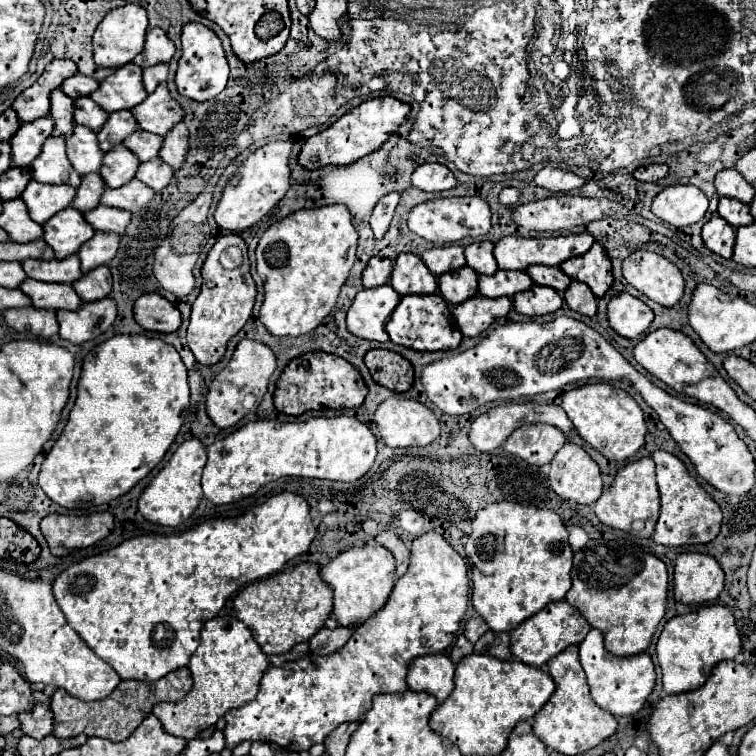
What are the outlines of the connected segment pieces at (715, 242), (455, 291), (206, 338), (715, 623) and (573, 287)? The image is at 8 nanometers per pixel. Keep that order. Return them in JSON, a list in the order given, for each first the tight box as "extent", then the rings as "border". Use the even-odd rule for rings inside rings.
[{"extent":[703,217,735,259],"border":[[[713,217],[703,227],[703,243],[713,253],[721,255],[723,259],[729,259],[735,245],[735,229],[727,225],[721,217]]]},{"extent":[439,267,479,305],"border":[[[463,267],[459,271],[451,271],[439,277],[439,293],[447,303],[459,305],[477,293],[477,279],[479,275],[471,267]]]},{"extent":[187,233,255,365],"border":[[[233,233],[219,237],[203,263],[201,275],[203,275],[203,287],[191,309],[191,321],[187,327],[187,343],[201,365],[215,365],[225,355],[225,347],[229,339],[237,335],[239,329],[247,323],[255,305],[255,281],[249,273],[247,243],[239,235],[233,235]],[[231,245],[237,245],[243,251],[243,263],[237,269],[225,269],[219,263],[219,253]]]},{"extent":[657,605,741,695],"border":[[[707,605],[699,611],[669,619],[657,641],[657,661],[663,673],[663,687],[671,695],[699,689],[711,669],[725,659],[735,659],[741,653],[741,633],[733,613],[723,605]]]},{"extent":[563,281,597,317],"border":[[[573,281],[569,285],[569,289],[563,293],[563,299],[567,301],[567,305],[587,317],[593,317],[597,313],[597,297],[593,295],[593,291],[579,281]]]}]

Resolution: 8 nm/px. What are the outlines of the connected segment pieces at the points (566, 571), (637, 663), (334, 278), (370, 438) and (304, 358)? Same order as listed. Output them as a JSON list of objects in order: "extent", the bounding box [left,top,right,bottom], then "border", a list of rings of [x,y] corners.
[{"extent":[465,501,573,631],"border":[[[501,501],[501,503],[491,503],[487,505],[485,509],[477,511],[475,519],[473,519],[473,533],[469,535],[469,541],[465,545],[465,553],[469,557],[469,563],[473,563],[473,569],[471,569],[471,581],[473,581],[473,607],[475,611],[485,619],[485,623],[491,627],[491,631],[513,631],[519,623],[523,623],[525,619],[529,619],[531,615],[535,615],[537,611],[541,611],[543,607],[547,607],[549,603],[553,601],[559,601],[567,595],[567,591],[571,589],[571,567],[573,567],[573,551],[571,551],[571,545],[567,541],[569,533],[565,529],[565,525],[561,523],[561,517],[555,513],[555,511],[549,511],[549,509],[537,509],[533,505],[519,505],[519,503],[509,503],[509,501]]]},{"extent":[579,629,655,717],"border":[[[591,629],[583,639],[583,643],[579,645],[579,659],[583,671],[587,673],[593,701],[615,717],[637,713],[655,687],[655,669],[651,657],[647,653],[637,653],[631,657],[611,655],[603,645],[603,635],[599,629]]]},{"extent":[257,205,357,335],"border":[[[327,205],[319,209],[303,209],[287,215],[281,221],[275,221],[261,237],[257,245],[257,273],[265,281],[265,301],[259,313],[261,323],[269,329],[269,333],[283,335],[305,335],[311,333],[335,307],[339,297],[339,289],[345,283],[353,263],[357,249],[357,231],[351,225],[351,215],[345,205]]]},{"extent":[201,417,377,505],"border":[[[313,417],[305,423],[249,421],[207,447],[207,465],[201,485],[215,505],[235,503],[279,477],[317,477],[329,481],[357,481],[375,463],[377,439],[355,417]]]},{"extent":[275,351,367,415],"border":[[[313,351],[289,361],[289,365],[285,367],[285,371],[277,381],[275,407],[287,415],[301,415],[305,411],[319,409],[321,405],[331,409],[355,409],[363,403],[365,395],[367,385],[361,373],[351,363],[347,363],[339,355]]]}]

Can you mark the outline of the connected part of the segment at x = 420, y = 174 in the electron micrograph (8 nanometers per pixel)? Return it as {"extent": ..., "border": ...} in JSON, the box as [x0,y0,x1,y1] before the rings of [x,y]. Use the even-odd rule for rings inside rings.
{"extent":[411,163,457,193],"border":[[[425,163],[415,169],[411,183],[413,183],[413,187],[417,187],[421,191],[431,193],[431,191],[453,189],[457,185],[457,179],[449,171],[449,167],[445,167],[441,163]]]}

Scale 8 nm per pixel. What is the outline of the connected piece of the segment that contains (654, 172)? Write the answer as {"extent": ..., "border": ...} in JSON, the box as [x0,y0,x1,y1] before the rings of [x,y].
{"extent":[633,165,669,183],"border":[[[647,165],[647,167],[639,167],[633,175],[635,175],[635,179],[639,179],[639,181],[655,183],[655,181],[667,177],[667,173],[669,173],[669,167],[667,167],[667,165]]]}

